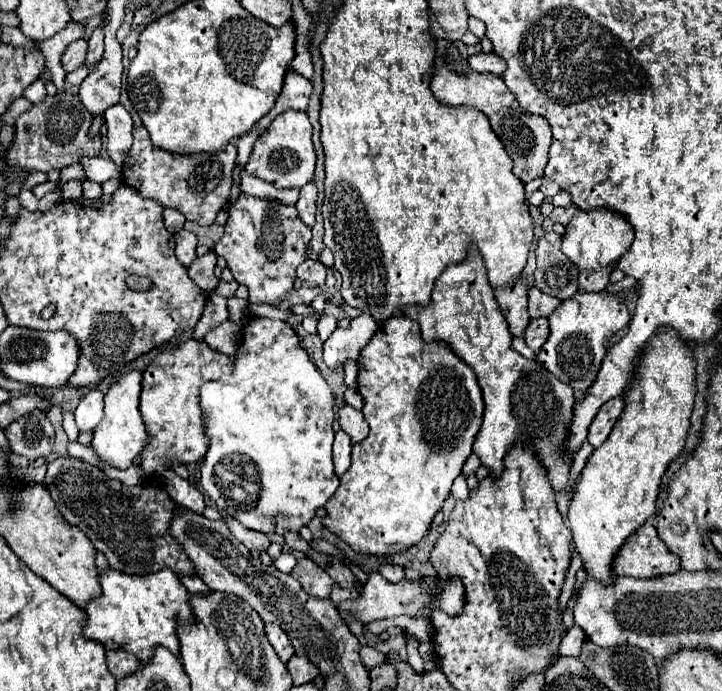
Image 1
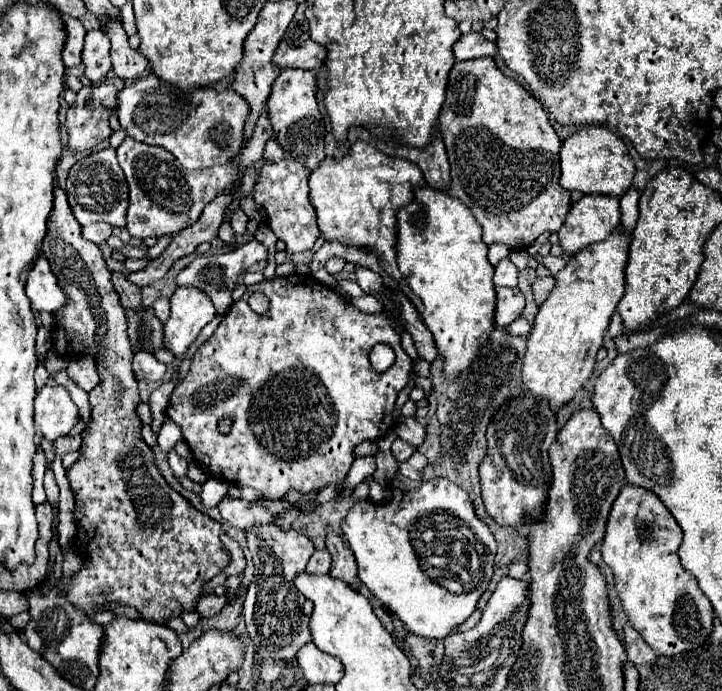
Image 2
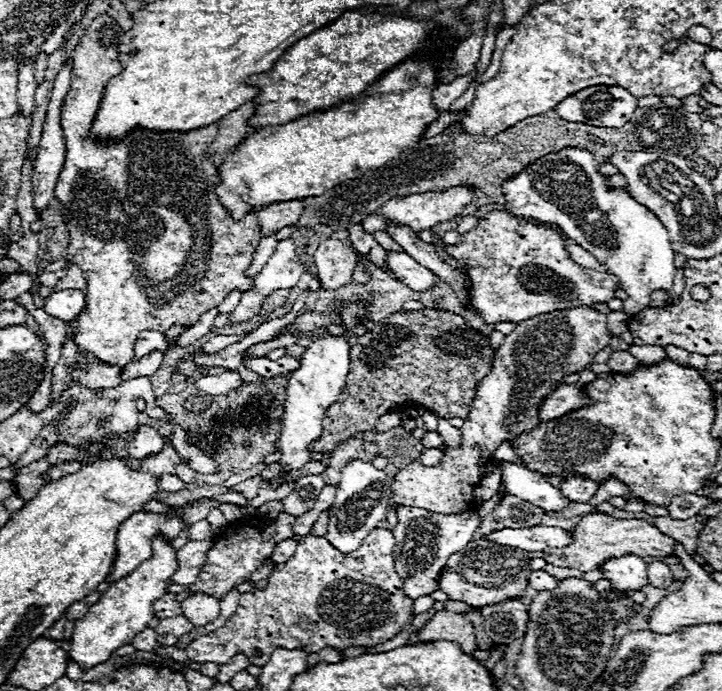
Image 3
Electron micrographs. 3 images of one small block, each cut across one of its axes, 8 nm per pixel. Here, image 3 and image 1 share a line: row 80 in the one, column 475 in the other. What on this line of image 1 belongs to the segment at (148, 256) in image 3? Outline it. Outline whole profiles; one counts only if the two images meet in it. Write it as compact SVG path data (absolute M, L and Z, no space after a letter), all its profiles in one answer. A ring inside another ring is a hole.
M438 40L436 50L436 72L432 76L432 92L434 96L450 106L474 106L492 124L492 130L502 140L506 152L510 154L514 162L514 174L522 182L530 182L538 176L544 176L544 168L548 162L548 148L552 142L552 130L548 130L548 122L544 122L540 116L532 116L524 110L520 110L516 96L506 88L500 76L492 74L478 74L474 72L468 62L460 56L458 48L454 44L448 44L444 40Z

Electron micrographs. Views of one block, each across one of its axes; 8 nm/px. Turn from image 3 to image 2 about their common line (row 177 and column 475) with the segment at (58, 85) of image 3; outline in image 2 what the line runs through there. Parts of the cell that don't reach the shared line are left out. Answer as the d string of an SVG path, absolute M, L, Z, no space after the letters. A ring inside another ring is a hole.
M468 32L462 34L460 42L452 48L456 60L474 60L474 58L484 58L484 56L496 56L498 48L494 42L486 40L480 32Z

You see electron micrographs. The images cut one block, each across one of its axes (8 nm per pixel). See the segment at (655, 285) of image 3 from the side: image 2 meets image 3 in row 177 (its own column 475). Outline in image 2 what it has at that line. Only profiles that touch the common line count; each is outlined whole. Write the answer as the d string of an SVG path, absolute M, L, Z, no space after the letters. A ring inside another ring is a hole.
M400 472L394 474L390 482L390 498L382 500L380 504L372 500L360 500L356 506L352 506L342 520L342 534L350 546L350 550L356 556L358 564L358 578L364 582L364 586L390 610L394 612L412 634L424 636L430 640L442 640L446 638L454 626L464 622L474 610L478 598L488 590L488 584L494 574L494 556L496 556L496 540L490 532L490 528L480 522L474 514L474 506L468 498L468 494L458 488L448 478L432 478L428 482L414 482ZM450 534L458 534L458 542L464 544L468 564L458 564L458 574L450 570L450 564L454 562L448 556L438 556L436 548L446 546L454 542Z

